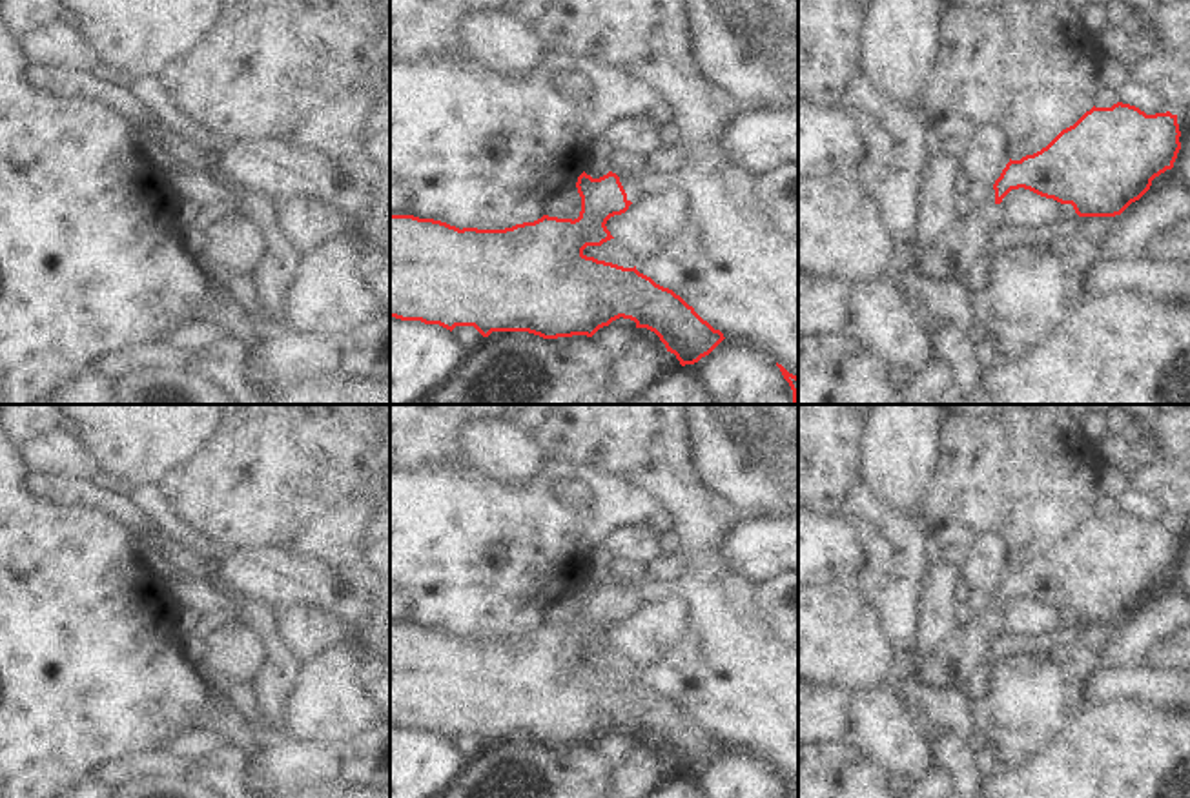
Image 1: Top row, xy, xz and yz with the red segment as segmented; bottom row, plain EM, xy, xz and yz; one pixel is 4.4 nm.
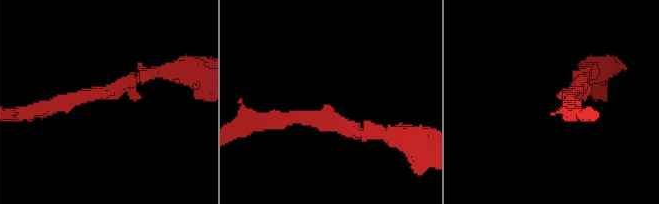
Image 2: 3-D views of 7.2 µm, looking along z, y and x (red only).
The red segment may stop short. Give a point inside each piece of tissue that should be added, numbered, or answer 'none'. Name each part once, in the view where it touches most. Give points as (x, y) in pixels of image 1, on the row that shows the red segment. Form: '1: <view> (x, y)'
1: xz (629, 181)

